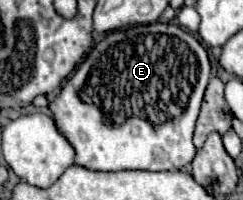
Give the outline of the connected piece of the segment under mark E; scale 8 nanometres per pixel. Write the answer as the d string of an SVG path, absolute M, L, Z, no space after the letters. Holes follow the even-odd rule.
M171 23L133 25L105 35L47 107L55 127L73 145L79 167L91 171L175 171L189 167L197 153L193 131L209 73L211 63L205 47L181 27ZM133 109L141 109L141 117L133 115Z

